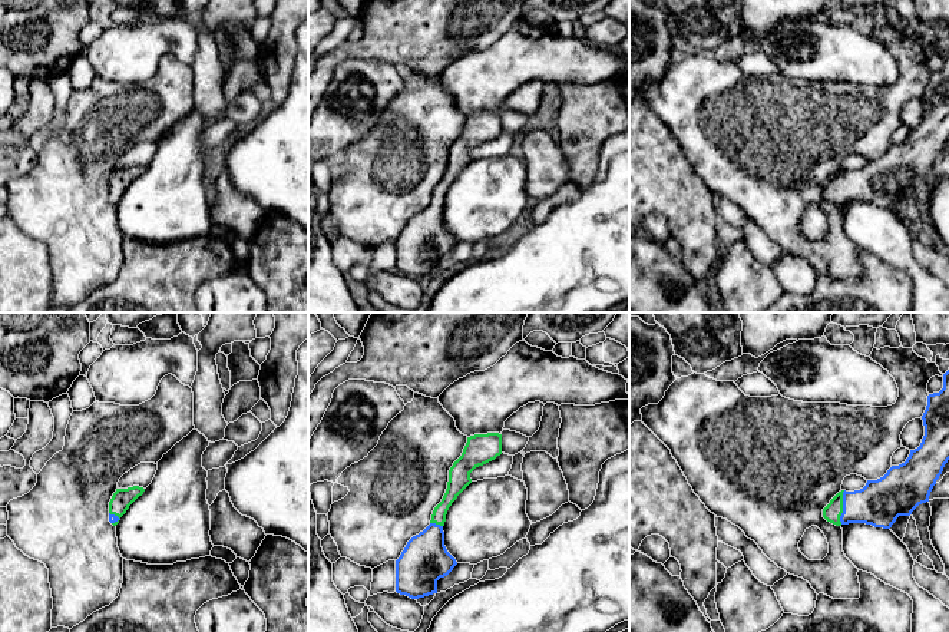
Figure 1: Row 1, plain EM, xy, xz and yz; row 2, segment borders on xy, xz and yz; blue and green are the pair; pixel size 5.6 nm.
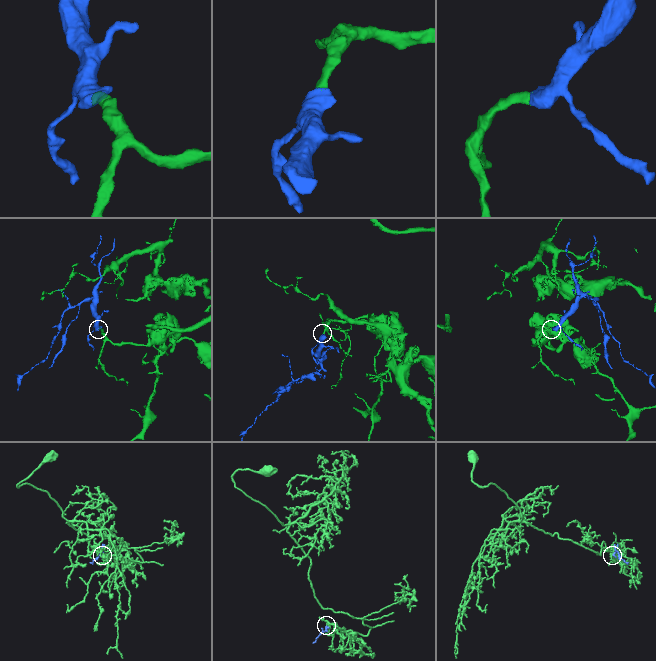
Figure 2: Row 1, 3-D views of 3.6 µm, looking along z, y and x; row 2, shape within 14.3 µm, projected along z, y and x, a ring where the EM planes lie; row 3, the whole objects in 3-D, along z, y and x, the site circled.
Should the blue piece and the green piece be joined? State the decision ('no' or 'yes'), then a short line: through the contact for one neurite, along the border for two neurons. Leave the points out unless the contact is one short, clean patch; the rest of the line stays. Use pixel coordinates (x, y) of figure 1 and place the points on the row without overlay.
yes

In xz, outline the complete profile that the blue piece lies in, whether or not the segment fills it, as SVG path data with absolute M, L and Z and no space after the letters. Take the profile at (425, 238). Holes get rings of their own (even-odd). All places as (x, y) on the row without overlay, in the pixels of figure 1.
M502 113L467 116L462 135L449 149L442 181L434 186L430 204L413 215L396 239L396 271L411 278L437 272L437 259L457 244L444 225L446 193L457 175L472 162L470 152L502 133Z

